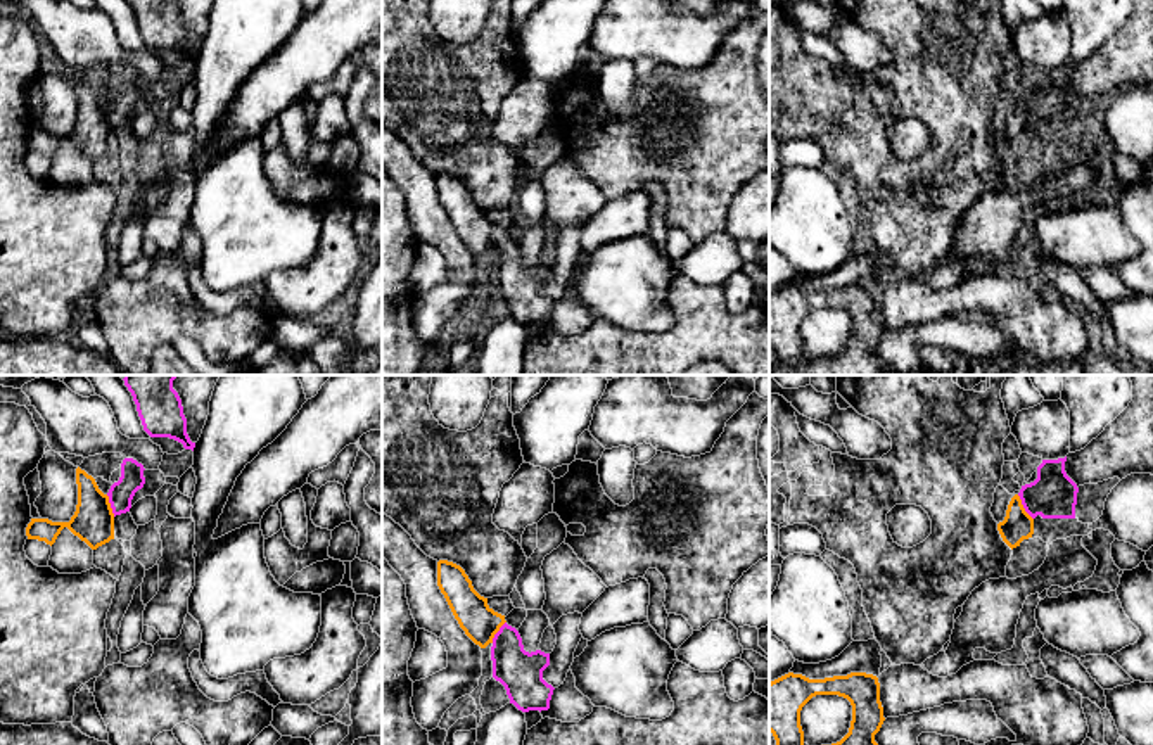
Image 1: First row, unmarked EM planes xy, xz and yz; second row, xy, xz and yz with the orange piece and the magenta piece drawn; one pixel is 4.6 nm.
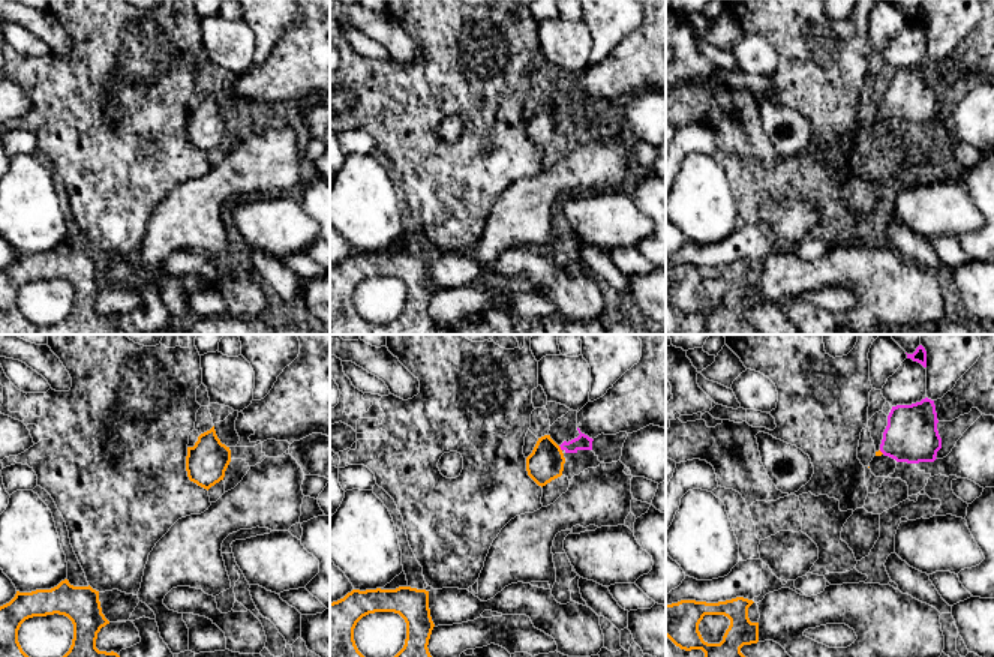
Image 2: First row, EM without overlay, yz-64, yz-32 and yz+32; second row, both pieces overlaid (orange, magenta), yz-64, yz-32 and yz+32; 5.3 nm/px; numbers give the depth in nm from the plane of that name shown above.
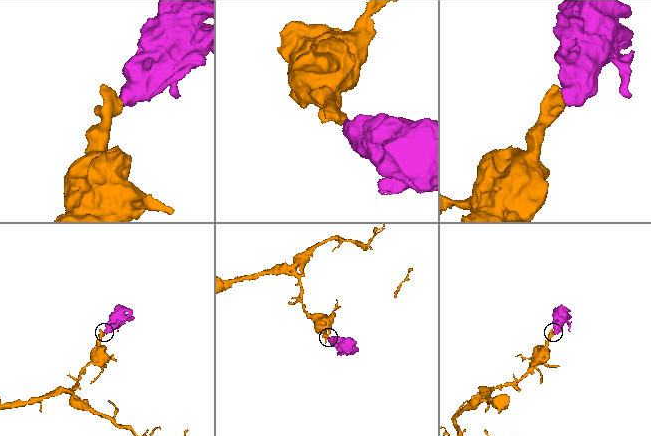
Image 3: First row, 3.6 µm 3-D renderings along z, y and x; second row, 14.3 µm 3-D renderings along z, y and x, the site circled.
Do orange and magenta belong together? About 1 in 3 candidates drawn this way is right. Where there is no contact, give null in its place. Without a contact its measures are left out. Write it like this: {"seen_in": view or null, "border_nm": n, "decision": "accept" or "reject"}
{"seen_in": "yz", "border_nm": 140, "decision": "accept"}

